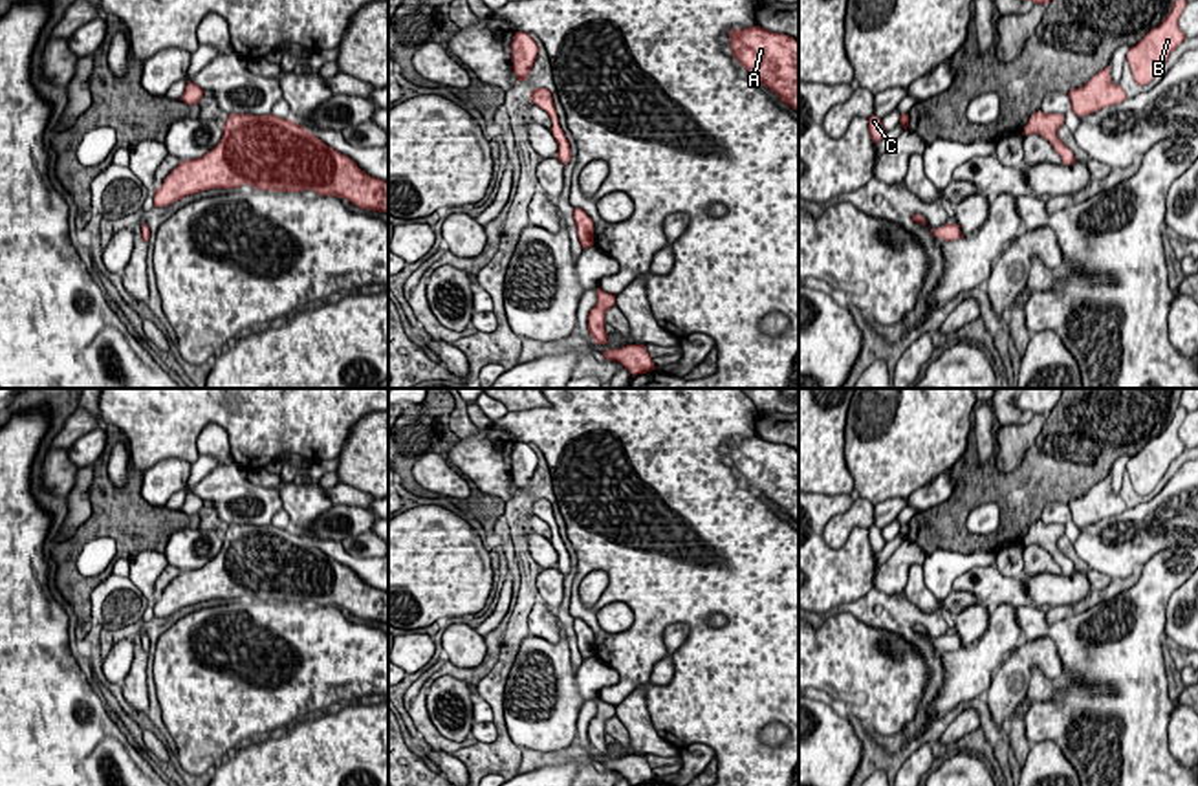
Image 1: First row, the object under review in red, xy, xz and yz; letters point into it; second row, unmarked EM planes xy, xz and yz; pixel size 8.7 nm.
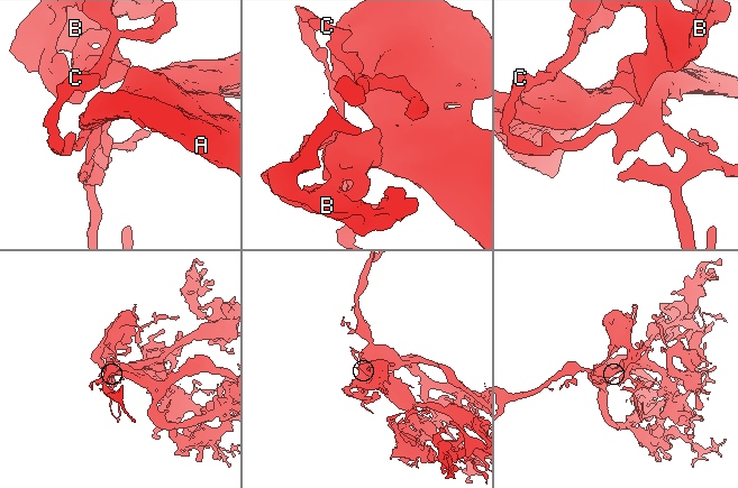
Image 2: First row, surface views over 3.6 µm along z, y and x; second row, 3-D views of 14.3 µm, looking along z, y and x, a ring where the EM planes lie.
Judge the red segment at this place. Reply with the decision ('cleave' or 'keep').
keep

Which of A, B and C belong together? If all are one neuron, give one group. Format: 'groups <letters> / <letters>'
groups A B C

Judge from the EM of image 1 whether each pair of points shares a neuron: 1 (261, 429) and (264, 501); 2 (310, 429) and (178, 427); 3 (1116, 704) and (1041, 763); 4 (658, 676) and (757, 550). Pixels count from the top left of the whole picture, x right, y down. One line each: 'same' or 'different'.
1: different
2: same
3: different
4: different

